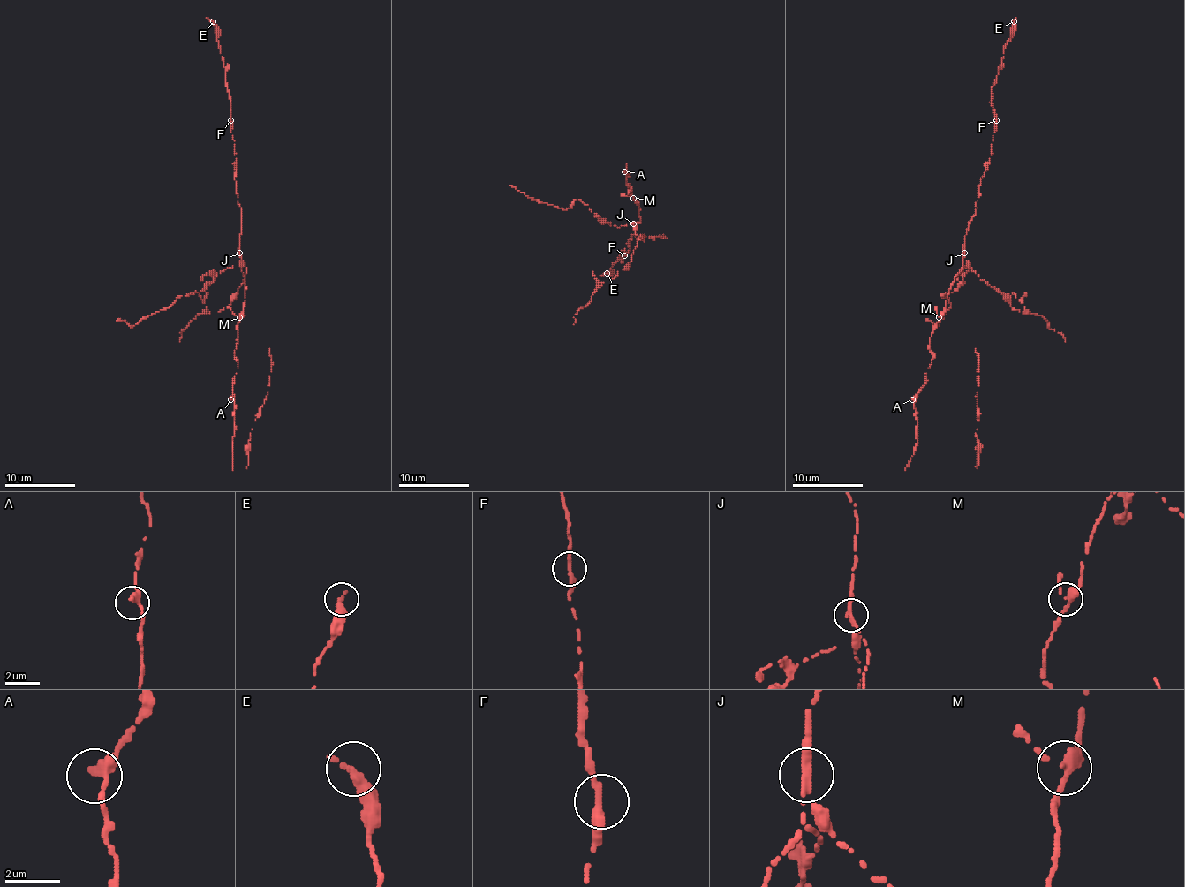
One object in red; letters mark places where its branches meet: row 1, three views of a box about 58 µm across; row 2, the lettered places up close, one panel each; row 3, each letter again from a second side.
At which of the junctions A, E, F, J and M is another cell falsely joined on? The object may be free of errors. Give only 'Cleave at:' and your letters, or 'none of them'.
Cleave at: J

